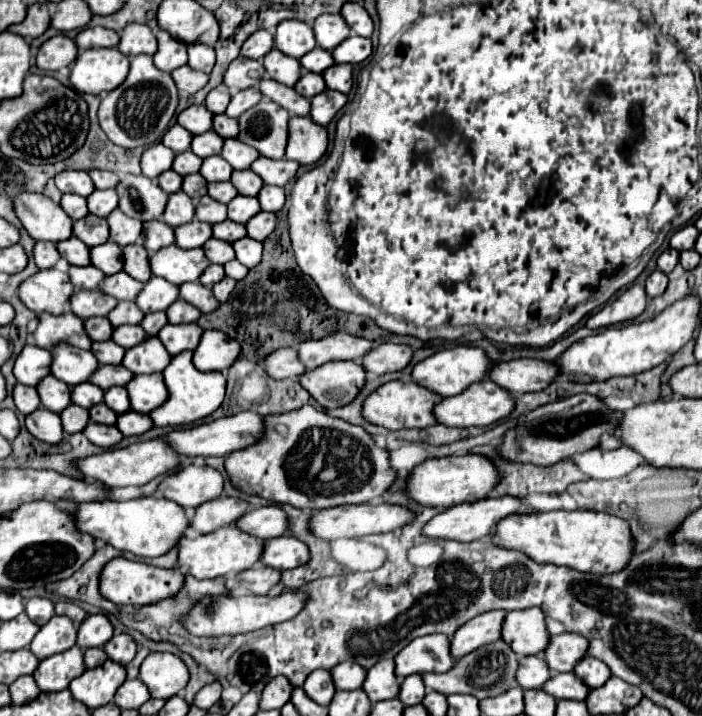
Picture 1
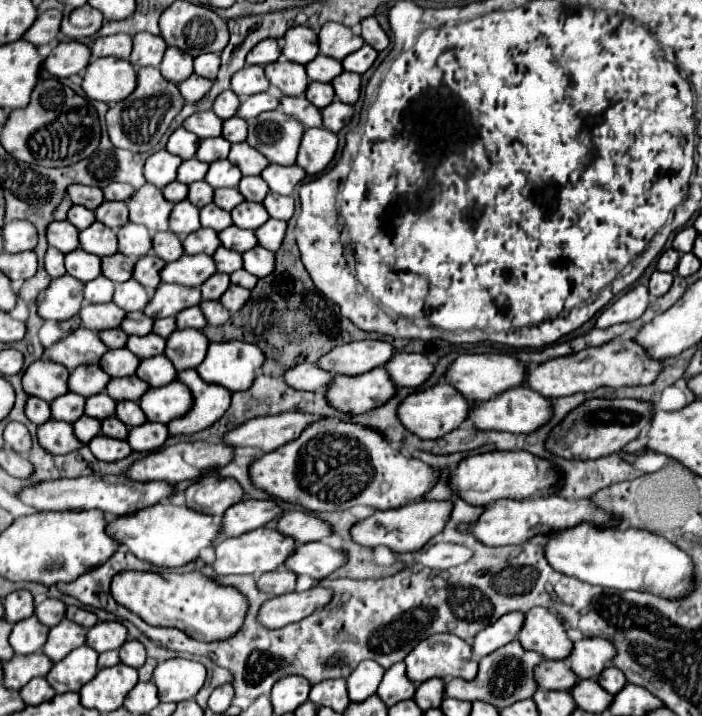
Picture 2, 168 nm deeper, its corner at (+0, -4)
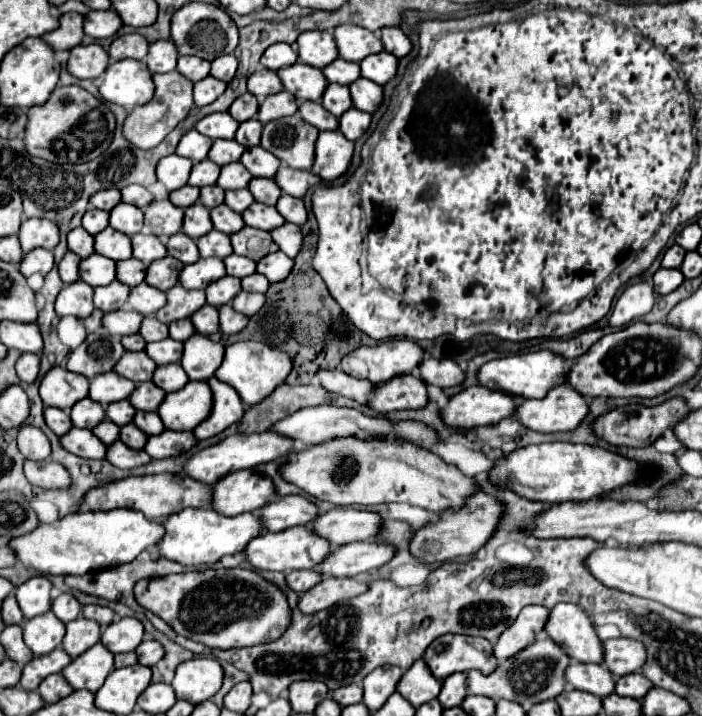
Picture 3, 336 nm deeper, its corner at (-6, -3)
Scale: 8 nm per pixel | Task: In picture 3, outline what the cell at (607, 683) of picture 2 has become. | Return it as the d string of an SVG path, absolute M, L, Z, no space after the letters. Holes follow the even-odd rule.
M632 673L626 677L620 677L616 681L616 693L622 697L632 697L632 699L644 699L644 693L654 689L654 683L650 683L642 673Z

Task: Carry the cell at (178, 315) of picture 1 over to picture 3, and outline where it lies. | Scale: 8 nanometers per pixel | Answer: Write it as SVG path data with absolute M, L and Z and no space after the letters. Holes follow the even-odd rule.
M204 305L200 311L196 311L196 315L192 315L192 323L196 327L198 333L202 335L212 335L220 329L220 321L218 321L218 307L212 305Z

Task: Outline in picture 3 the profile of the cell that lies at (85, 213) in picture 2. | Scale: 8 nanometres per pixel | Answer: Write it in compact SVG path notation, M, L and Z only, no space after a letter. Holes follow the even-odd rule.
M88 209L84 219L82 219L82 227L90 233L90 235L98 235L98 231L104 231L108 227L108 211L102 209Z

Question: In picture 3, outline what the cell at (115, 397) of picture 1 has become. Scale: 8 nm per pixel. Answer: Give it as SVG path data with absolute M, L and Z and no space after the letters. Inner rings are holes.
M138 411L136 417L134 417L134 425L140 427L148 435L160 435L164 431L164 423L162 423L162 419L160 419L158 413Z

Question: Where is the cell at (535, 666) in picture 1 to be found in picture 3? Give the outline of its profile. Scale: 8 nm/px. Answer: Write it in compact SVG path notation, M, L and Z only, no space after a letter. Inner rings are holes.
M572 661L566 669L566 679L574 689L588 691L602 699L612 695L616 687L616 677L604 665L586 665Z

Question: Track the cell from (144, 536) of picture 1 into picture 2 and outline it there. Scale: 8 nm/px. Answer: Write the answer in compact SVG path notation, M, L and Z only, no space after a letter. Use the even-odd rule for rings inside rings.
M158 502L156 506L142 508L130 516L114 518L108 522L108 534L120 544L126 546L134 556L146 560L154 566L184 566L198 558L200 550L210 546L214 538L220 536L220 524L214 516L200 514L188 506L174 506L170 502Z

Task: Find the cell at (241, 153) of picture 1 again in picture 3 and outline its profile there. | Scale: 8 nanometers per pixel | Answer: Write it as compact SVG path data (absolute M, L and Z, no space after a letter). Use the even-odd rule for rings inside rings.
M250 147L250 149L246 149L240 161L242 161L242 165L254 177L266 177L266 179L274 179L276 171L280 167L280 159L276 159L272 153L264 151L262 147Z

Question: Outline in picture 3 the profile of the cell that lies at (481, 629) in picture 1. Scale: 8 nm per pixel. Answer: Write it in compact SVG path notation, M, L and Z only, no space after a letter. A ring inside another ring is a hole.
M528 605L520 611L518 619L500 635L498 643L494 645L494 655L502 663L512 655L520 653L524 647L534 643L536 635L544 631L544 623L548 621L550 611L540 605Z

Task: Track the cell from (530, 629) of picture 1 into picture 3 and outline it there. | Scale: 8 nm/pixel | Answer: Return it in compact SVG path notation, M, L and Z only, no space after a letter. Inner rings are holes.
M558 603L550 611L550 617L546 621L546 633L560 647L564 647L566 653L572 659L580 659L582 663L598 663L598 665L602 665L604 663L604 645L602 645L602 639L596 635L592 621L584 621L584 619L588 619L588 613L582 607L572 605L572 603Z

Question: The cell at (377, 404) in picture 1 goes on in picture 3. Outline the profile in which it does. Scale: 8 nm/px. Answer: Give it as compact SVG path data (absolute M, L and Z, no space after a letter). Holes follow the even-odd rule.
M468 387L458 395L450 397L442 409L446 425L454 427L482 427L496 425L516 411L514 397L504 391L492 391L488 387Z

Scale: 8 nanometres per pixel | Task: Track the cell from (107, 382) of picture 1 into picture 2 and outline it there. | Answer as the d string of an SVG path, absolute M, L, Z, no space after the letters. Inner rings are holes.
M138 376L112 378L110 384L106 384L106 394L114 400L138 400L148 388L150 386Z

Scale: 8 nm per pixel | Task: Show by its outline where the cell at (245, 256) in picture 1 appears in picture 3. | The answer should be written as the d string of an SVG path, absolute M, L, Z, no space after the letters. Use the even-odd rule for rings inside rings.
M276 251L274 255L266 255L262 261L258 261L258 273L262 273L270 283L284 281L292 273L294 261L286 257L282 251Z

